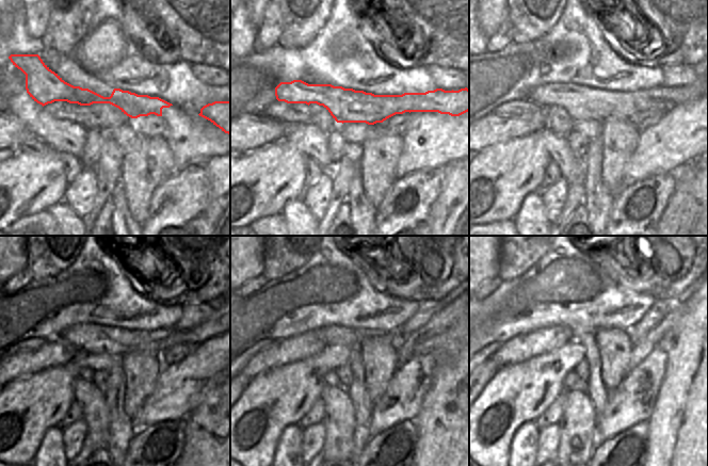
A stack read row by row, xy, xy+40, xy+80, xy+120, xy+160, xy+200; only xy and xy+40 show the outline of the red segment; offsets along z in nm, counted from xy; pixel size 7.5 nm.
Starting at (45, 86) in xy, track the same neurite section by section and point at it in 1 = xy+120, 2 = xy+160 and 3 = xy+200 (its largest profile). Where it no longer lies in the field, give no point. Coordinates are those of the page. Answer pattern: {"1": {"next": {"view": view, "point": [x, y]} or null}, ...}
{"1": {"next": {"view": "xy+120", "point": [92, 338]}}, "2": {"next": {"view": "xy+160", "point": [332, 334]}}, "3": {"next": {"view": "xy+200", "point": [576, 333]}}}

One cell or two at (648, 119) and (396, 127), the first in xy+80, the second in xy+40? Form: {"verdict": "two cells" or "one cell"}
{"verdict": "one cell"}

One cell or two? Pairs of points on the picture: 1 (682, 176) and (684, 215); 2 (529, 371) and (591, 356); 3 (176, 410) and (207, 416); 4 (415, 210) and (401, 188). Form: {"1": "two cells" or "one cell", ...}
{"1": "one cell", "2": "two cells", "3": "two cells", "4": "one cell"}

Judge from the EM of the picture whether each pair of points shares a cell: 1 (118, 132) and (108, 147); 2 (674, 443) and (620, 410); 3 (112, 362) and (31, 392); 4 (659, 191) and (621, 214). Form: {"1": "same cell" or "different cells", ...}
{"1": "different cells", "2": "different cells", "3": "same cell", "4": "same cell"}

